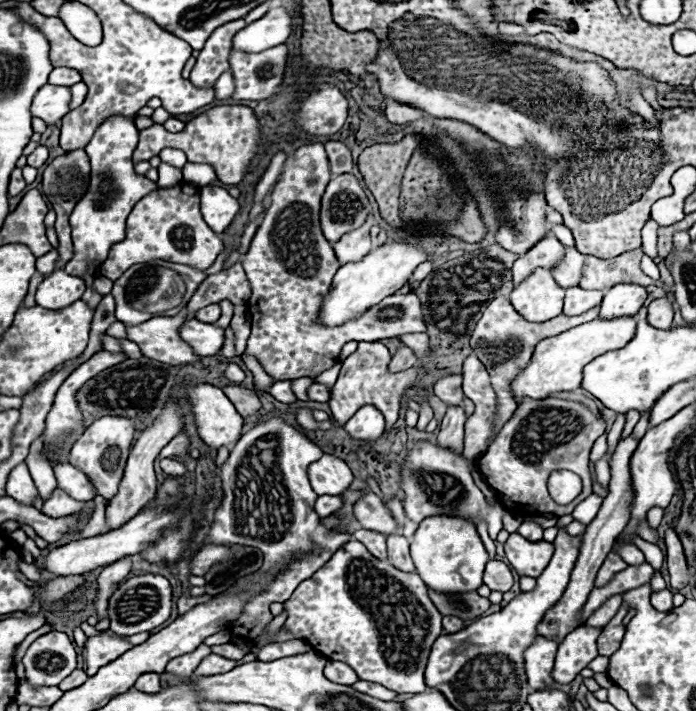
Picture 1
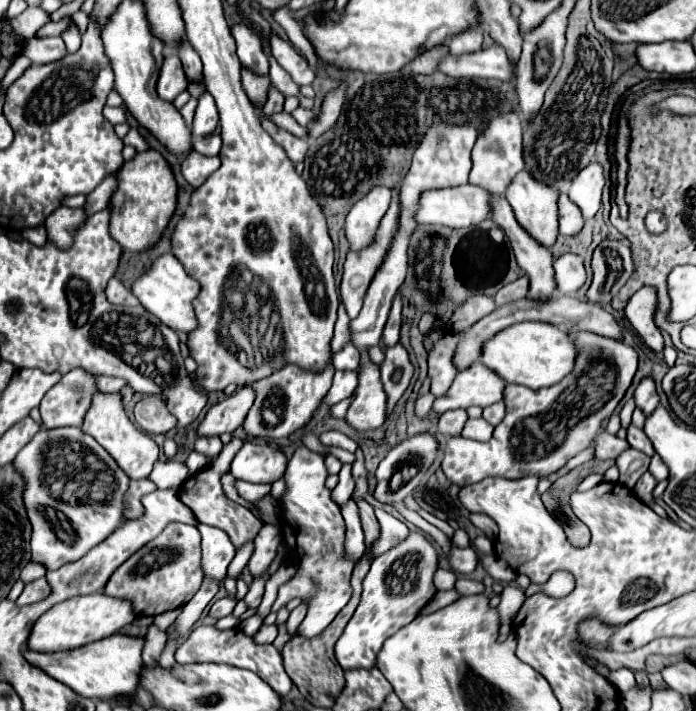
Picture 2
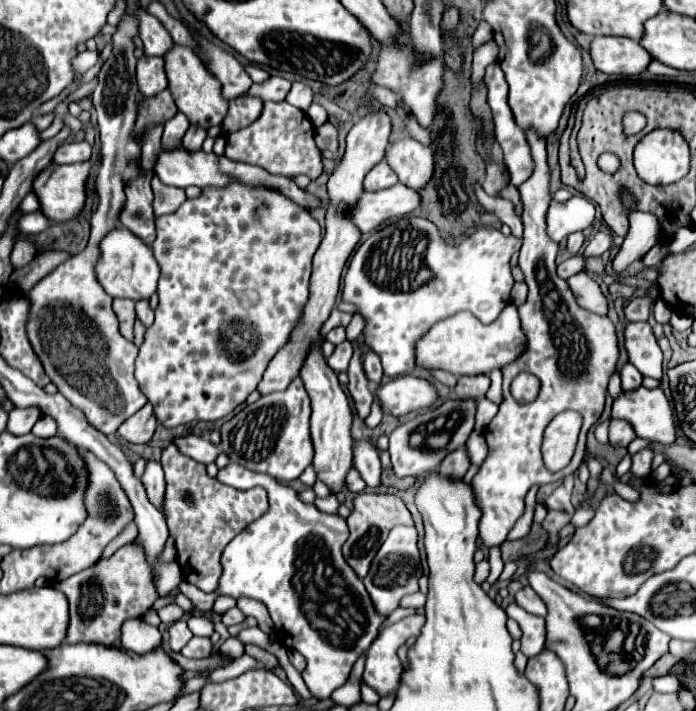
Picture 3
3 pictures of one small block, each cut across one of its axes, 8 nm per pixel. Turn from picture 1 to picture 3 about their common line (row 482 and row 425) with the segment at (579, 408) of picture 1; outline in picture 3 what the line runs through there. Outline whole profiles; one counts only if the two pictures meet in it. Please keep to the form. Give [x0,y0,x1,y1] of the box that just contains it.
[472,134,618,548]

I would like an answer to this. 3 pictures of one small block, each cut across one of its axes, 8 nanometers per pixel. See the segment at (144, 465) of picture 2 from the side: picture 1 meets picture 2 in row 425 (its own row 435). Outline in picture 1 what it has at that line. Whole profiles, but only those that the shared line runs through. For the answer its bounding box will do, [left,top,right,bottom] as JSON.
[70,416,134,502]

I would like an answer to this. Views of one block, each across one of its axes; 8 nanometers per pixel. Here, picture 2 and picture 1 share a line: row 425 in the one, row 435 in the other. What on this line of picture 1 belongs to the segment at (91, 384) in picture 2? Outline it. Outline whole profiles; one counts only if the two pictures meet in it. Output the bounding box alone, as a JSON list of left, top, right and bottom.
[42,350,128,464]

